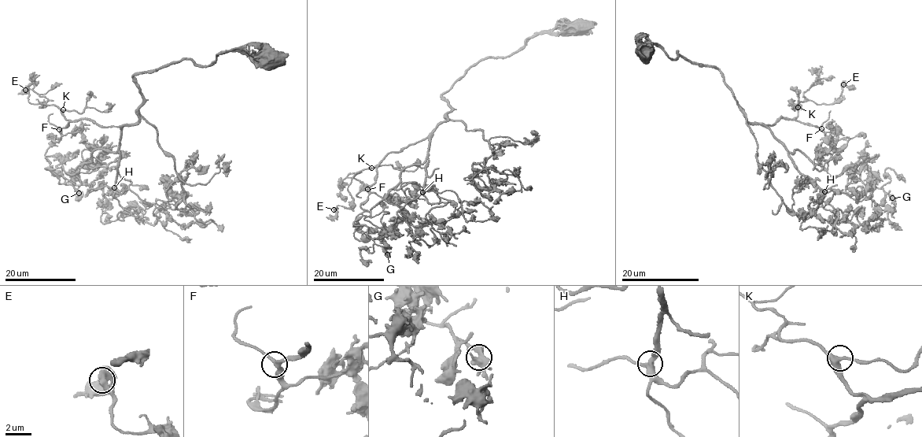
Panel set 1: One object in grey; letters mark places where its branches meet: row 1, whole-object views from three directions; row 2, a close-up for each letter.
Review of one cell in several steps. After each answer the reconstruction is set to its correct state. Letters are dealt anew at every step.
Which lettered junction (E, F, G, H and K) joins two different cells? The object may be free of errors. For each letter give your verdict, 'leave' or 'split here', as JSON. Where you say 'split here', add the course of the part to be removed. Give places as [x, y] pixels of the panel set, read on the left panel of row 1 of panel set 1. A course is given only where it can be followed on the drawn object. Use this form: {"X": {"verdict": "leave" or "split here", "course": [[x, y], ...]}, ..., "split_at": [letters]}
{"E": {"verdict": "leave"}, "F": {"verdict": "leave"}, "G": {"verdict": "leave"}, "H": {"verdict": "leave"}, "K": {"verdict": "leave"}, "split_at": []}

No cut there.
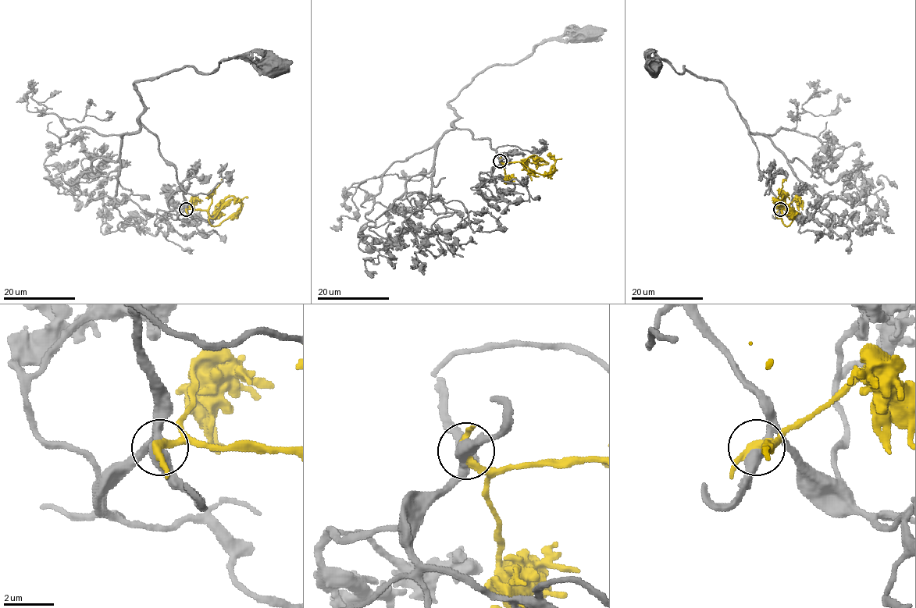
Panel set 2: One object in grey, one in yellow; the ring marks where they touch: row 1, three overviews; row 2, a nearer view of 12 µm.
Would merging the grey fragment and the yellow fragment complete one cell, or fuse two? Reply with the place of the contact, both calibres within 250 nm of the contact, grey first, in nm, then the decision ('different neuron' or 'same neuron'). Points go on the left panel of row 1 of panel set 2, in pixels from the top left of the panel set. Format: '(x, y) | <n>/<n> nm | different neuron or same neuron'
(186, 209) | 360/280 nm | same neuron

